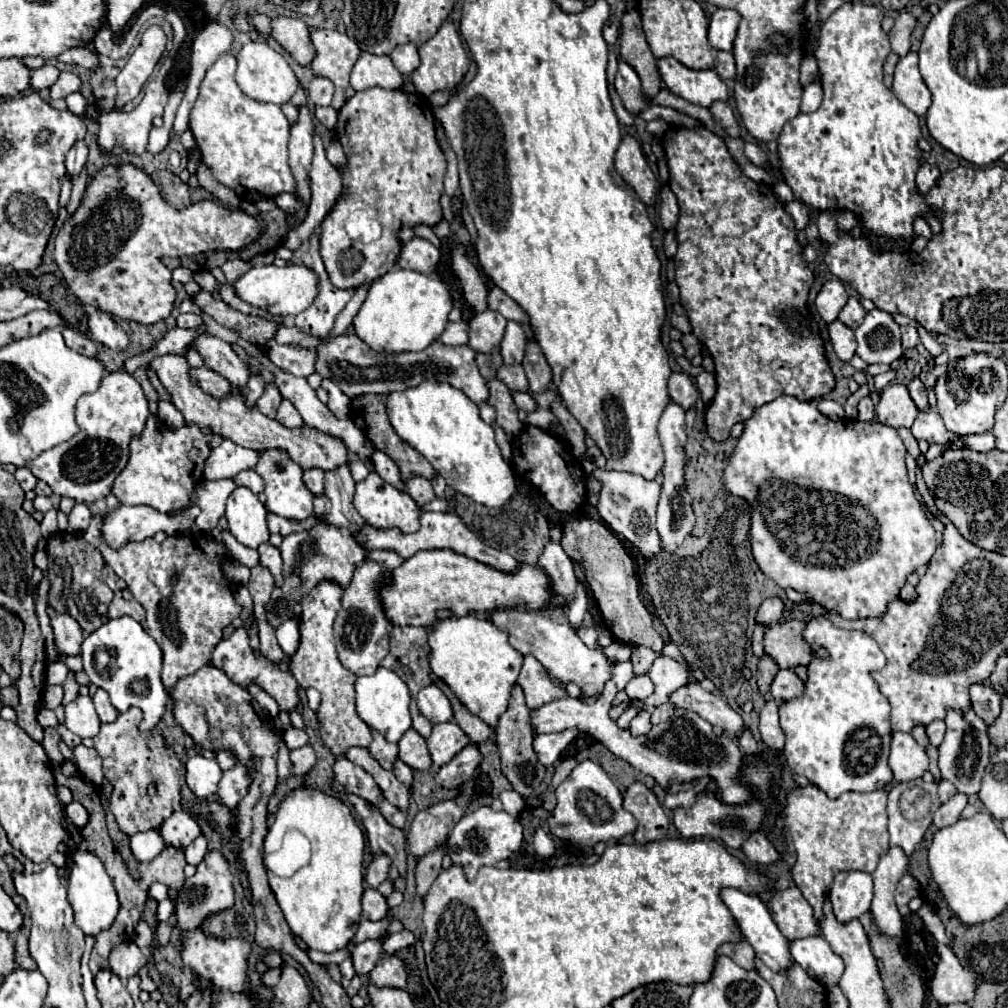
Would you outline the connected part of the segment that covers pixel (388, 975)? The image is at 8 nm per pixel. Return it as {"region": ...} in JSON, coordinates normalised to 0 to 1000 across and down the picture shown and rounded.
{"region":[[[378,949],[374,959],[368,963],[368,975],[372,979],[392,979],[392,981],[404,981],[404,965],[402,957],[394,949]]]}

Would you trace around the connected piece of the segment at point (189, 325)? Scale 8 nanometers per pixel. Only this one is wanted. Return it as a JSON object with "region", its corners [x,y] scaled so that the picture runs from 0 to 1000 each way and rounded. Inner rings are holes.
{"region":[[[180,311],[176,313],[176,322],[184,324],[184,326],[195,326],[201,320],[199,313],[191,313],[191,311]]]}

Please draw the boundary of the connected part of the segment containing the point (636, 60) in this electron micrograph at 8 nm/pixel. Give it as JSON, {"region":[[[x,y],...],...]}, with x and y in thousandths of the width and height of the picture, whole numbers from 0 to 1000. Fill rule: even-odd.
{"region":[[[632,7],[620,11],[616,17],[616,59],[622,61],[636,76],[638,94],[648,98],[656,88],[656,76],[652,70],[650,55],[640,41]]]}

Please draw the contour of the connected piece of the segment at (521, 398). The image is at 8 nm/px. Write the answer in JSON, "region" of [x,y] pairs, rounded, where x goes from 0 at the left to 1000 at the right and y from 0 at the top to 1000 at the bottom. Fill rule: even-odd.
{"region":[[[509,390],[511,392],[511,400],[515,406],[519,406],[521,410],[529,410],[533,406],[531,396],[525,390]]]}

